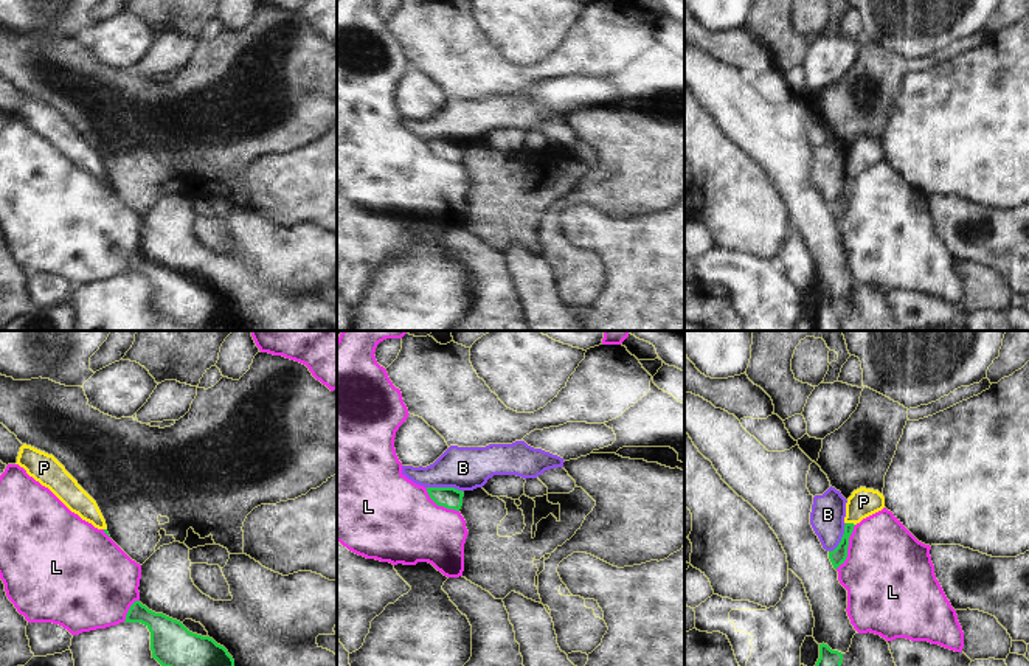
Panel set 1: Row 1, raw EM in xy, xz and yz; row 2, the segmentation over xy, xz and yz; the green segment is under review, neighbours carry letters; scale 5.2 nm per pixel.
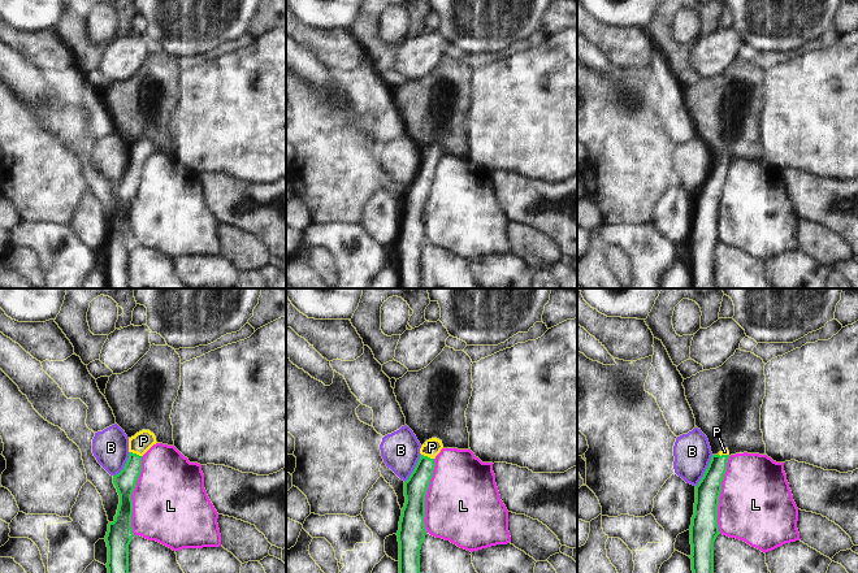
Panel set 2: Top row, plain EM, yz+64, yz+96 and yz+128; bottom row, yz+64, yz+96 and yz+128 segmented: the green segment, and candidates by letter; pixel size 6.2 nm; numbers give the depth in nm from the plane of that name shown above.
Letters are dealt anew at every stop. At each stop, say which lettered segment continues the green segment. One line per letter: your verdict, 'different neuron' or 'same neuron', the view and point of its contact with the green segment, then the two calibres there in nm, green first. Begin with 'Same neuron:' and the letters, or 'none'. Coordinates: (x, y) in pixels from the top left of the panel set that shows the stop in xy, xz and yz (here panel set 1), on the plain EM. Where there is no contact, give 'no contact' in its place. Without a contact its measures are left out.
Same neuron: P
B: different neuron; contact xz (446, 140); calibres 110 and 220 nm
L: different neuron; contact yz (848, 197); calibres 80 and 460 nm
P: same neuron; contact yz (851, 176); calibres 80 and 150 nm

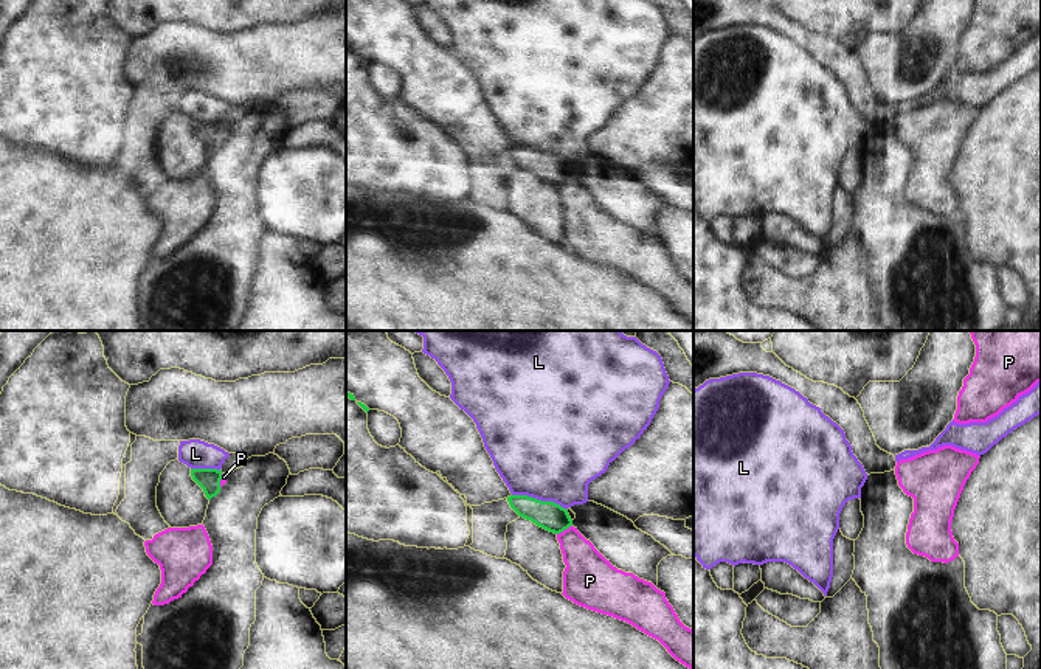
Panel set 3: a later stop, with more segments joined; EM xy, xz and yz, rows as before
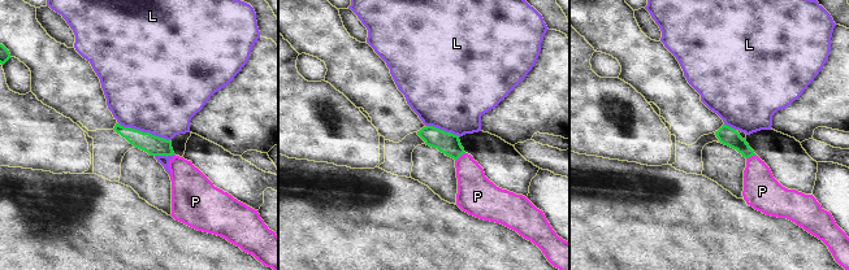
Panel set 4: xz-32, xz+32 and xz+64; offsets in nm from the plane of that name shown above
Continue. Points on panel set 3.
Same neuron: none
L: different neuron; contact xz (539, 152); calibres 150 and 500 nm
P: different neuron; contact xz (563, 182); calibres 150 and 220 nm

